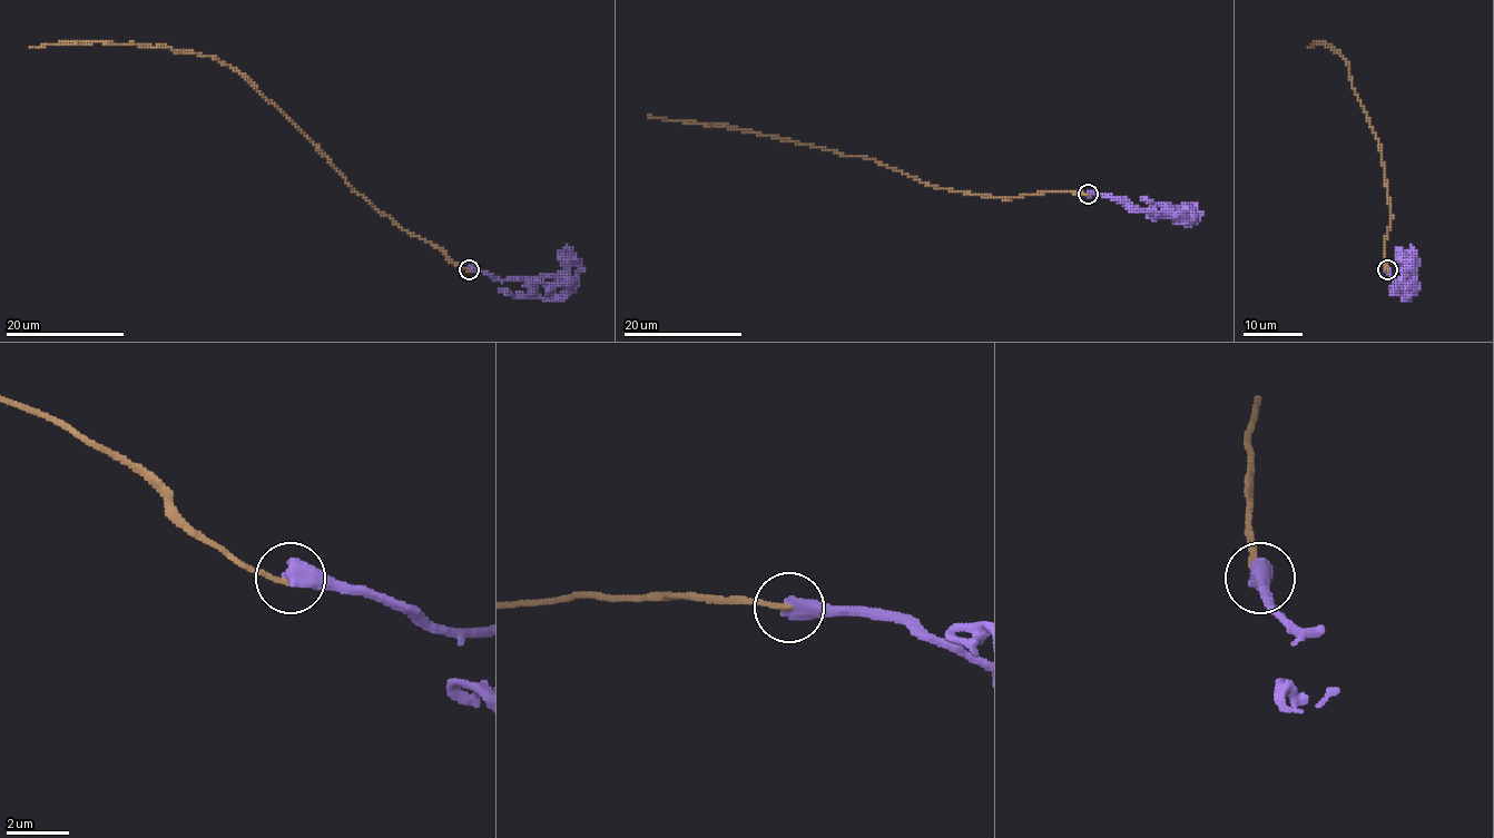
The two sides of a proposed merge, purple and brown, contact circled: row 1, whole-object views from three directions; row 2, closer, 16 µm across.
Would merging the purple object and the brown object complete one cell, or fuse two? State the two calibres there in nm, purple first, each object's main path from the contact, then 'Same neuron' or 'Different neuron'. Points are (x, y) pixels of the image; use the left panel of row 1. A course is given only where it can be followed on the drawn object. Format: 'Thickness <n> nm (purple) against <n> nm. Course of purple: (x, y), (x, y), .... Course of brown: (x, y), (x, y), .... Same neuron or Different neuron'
Thickness 650 nm (purple) against 160 nm. Course of purple: (469, 269), (491, 274), (498, 279), (560, 275), (569, 269), (566, 245). Course of brown: (469, 270), (384, 216), (244, 77), (215, 58), (107, 41), (29, 48). Different neuron

